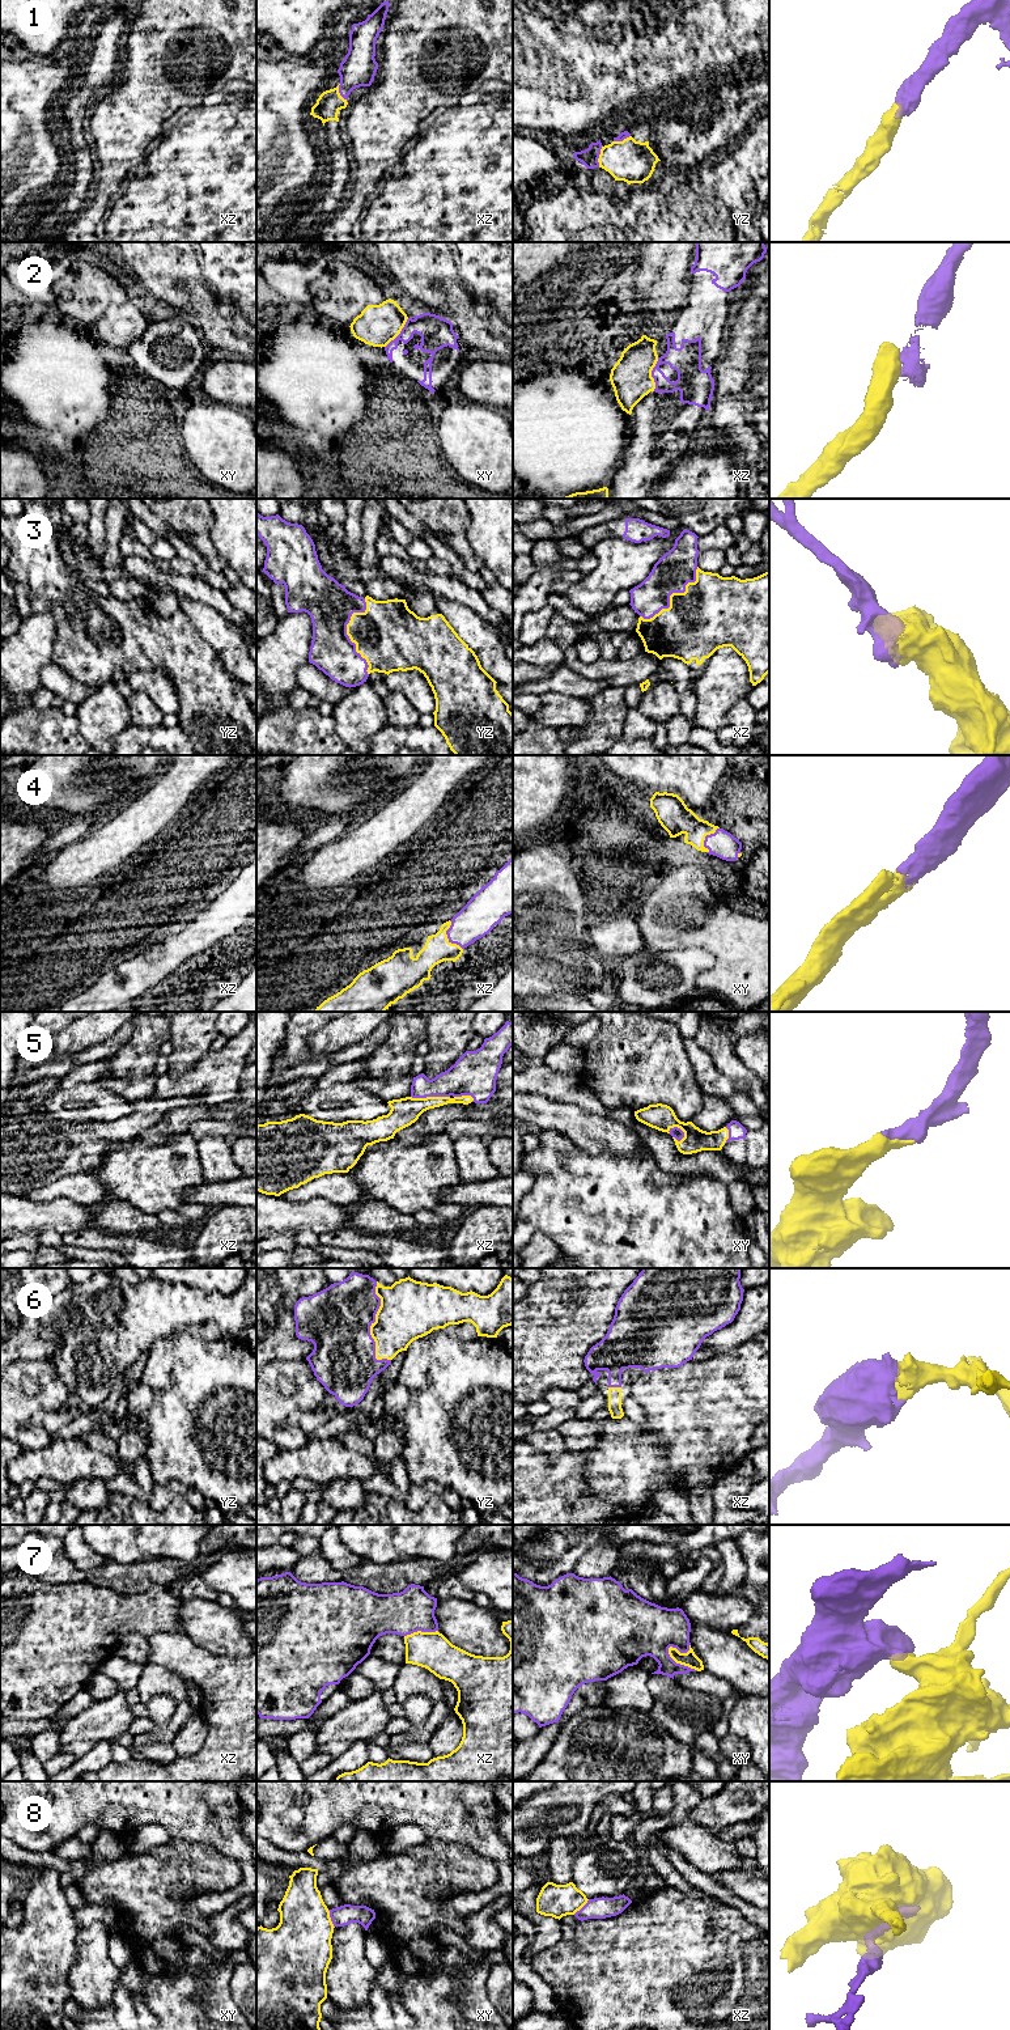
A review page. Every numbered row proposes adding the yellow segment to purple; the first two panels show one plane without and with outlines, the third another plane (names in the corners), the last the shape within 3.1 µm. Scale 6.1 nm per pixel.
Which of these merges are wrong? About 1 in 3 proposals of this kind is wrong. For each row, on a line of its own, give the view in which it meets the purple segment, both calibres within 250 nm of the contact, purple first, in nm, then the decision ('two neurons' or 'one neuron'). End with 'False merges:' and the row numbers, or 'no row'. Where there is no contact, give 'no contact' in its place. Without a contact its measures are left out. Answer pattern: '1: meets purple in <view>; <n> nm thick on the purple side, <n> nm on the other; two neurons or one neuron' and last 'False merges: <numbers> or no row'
1: meets purple in yz; 110 nm thick on the purple side, 260 nm on the other; one neuron
2: meets purple in xz; 180 nm thick on the purple side, 260 nm on the other; two neurons
3: meets purple in yz; 280 nm thick on the purple side, 400 nm on the other; one neuron
4: meets purple in xz; 220 nm thick on the purple side, 160 nm on the other; one neuron
5: meets purple in xz; 220 nm thick on the purple side, 170 nm on the other; one neuron
6: meets purple in yz; 400 nm thick on the purple side, 340 nm on the other; one neuron
7: meets purple in xy; 280 nm thick on the purple side, 90 nm on the other; two neurons
8: meets purple in xy; 120 nm thick on the purple side, 380 nm on the other; two neurons
False merges: 2, 7, 8

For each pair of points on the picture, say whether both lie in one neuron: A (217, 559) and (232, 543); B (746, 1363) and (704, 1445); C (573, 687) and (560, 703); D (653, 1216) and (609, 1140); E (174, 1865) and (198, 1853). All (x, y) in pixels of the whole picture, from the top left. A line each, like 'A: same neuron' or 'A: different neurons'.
A: different neurons
B: same neuron
C: different neurons
D: different neurons
E: same neuron

